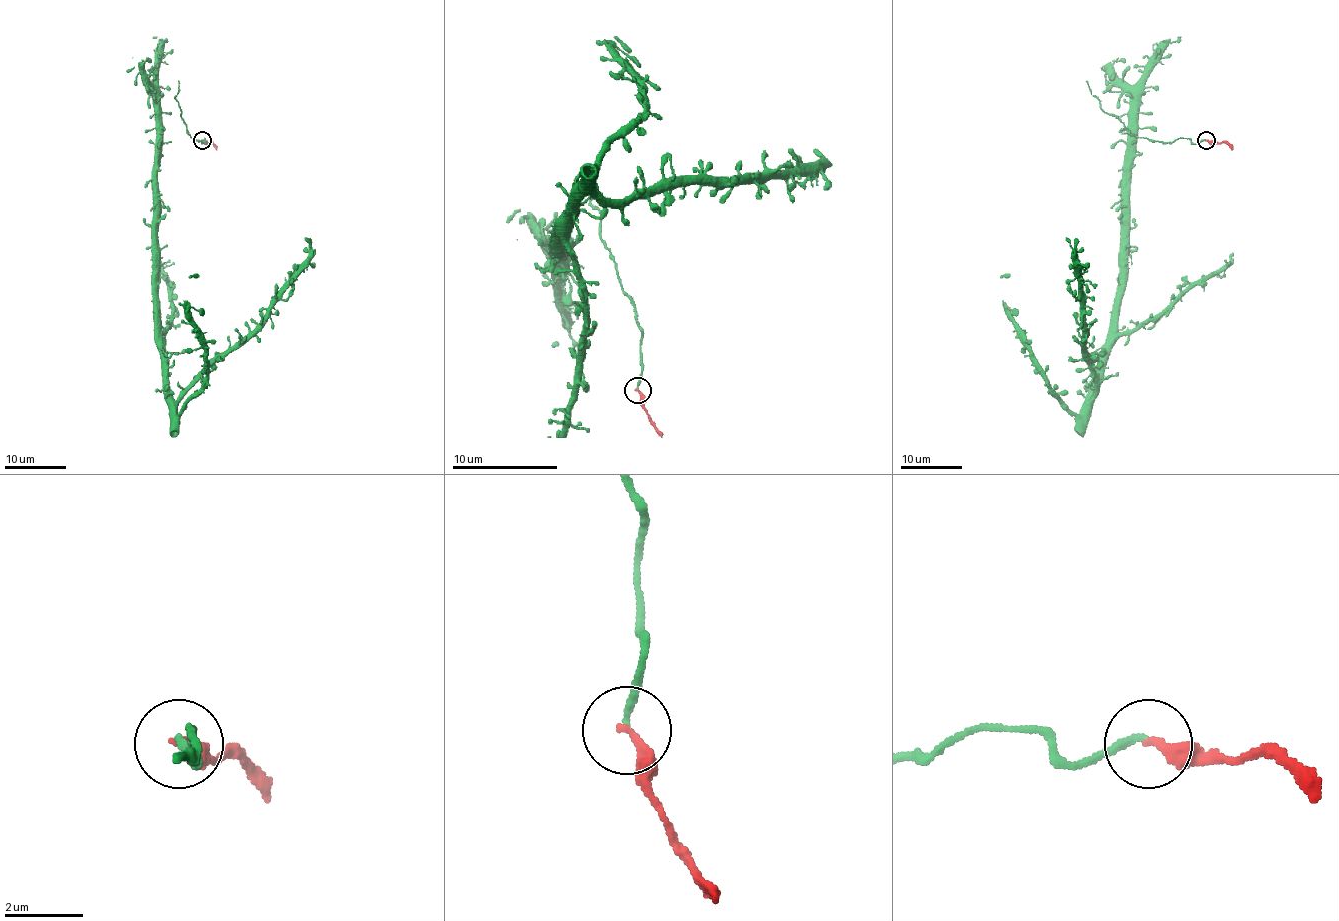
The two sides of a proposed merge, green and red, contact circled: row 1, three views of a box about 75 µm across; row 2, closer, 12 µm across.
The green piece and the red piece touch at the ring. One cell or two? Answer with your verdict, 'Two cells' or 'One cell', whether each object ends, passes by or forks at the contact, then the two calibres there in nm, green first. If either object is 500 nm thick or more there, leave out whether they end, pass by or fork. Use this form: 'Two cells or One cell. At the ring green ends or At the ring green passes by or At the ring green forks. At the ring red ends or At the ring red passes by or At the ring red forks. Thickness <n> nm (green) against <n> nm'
One cell. At the ring green ends. At the ring red ends. Thickness 160 nm (green) against 280 nm

